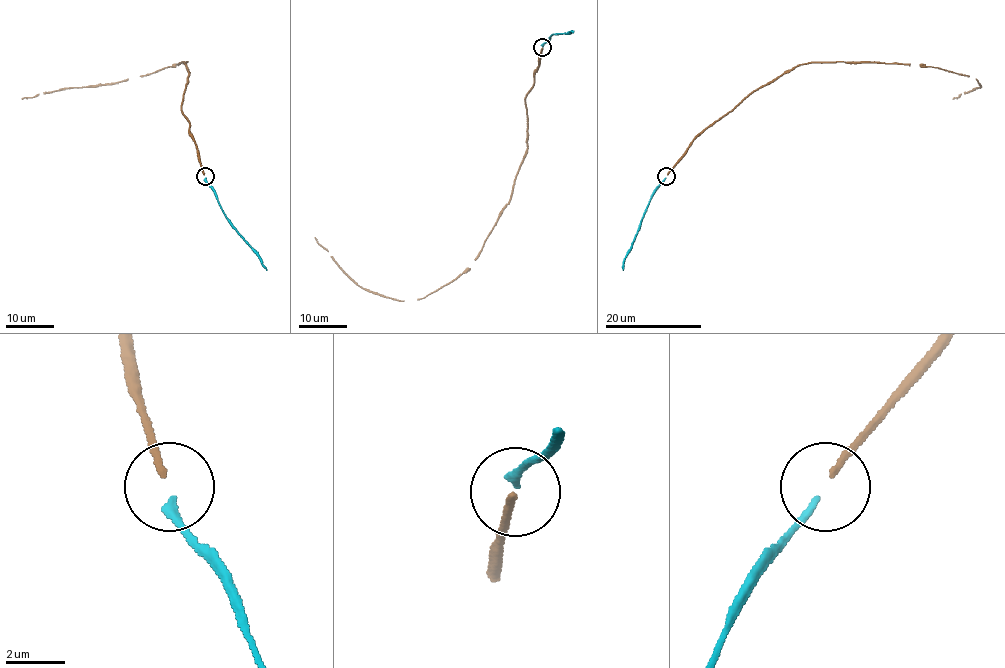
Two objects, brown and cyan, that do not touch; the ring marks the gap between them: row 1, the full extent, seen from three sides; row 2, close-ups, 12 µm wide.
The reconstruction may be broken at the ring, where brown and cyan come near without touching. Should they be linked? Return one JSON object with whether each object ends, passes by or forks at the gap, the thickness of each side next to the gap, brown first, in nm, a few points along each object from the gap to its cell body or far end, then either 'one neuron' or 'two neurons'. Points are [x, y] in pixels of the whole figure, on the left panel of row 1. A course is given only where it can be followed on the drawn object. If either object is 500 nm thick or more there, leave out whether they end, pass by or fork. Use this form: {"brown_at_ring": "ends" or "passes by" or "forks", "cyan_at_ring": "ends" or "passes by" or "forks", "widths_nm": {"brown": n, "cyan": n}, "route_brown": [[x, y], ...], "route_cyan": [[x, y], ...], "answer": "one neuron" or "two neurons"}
{"brown_at_ring": "ends", "cyan_at_ring": "ends", "widths_nm": {"brown": 200, "cyan": 260}, "route_brown": [[204, 175], [190, 126], [181, 109], [189, 75], [184, 62], [188, 62], [105, 85], [59, 88], [22, 99]], "route_cyan": [[205, 177], [224, 214], [267, 270]], "answer": "one neuron"}

